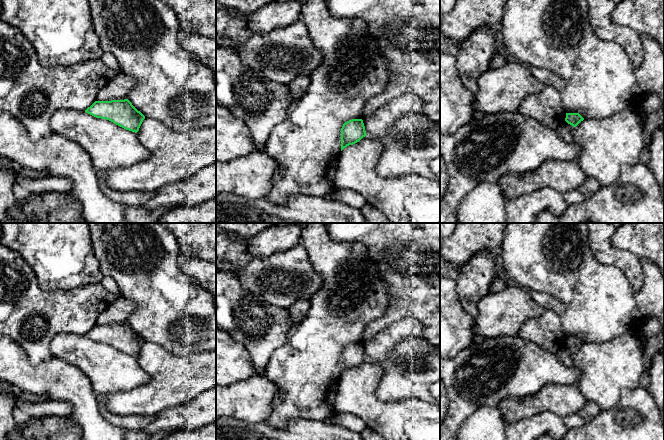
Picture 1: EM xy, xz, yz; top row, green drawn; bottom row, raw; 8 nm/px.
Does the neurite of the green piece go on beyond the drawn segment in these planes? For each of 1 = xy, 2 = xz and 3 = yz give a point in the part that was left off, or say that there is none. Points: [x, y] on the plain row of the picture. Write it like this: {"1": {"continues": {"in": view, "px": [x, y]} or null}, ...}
{"1": {"continues": null}, "2": {"continues": null}, "3": {"continues": null}}

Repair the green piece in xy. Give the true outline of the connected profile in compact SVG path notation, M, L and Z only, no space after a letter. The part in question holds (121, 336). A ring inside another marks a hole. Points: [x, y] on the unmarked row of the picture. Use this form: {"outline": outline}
{"outline": "M128 323L95 325L85 336L96 342L109 344L135 357L139 355L145 343L145 340Z"}

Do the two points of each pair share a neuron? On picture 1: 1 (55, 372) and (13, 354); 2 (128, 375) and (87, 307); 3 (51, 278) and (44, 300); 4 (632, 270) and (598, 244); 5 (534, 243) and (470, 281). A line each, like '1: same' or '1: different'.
1: same
2: different
3: different
4: same
5: different

